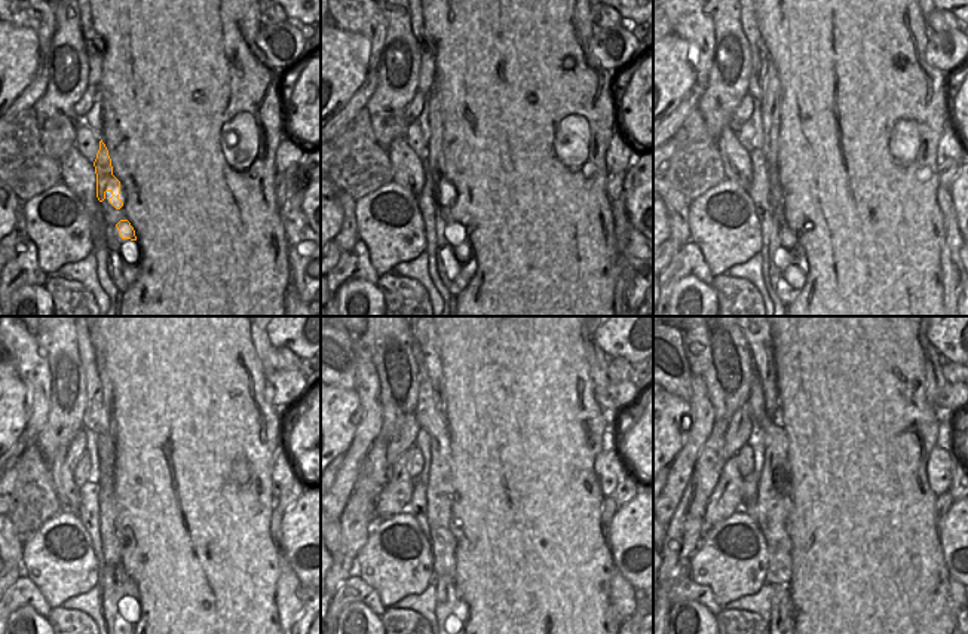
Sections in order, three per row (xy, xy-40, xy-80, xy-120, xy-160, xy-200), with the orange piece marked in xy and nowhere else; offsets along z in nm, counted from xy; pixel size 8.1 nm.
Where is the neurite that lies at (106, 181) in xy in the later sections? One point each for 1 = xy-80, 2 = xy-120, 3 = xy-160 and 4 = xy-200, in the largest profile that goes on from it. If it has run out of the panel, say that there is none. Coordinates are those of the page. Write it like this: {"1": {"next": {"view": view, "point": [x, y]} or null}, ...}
{"1": {"next": {"view": "xy-80", "point": [769, 104]}}, "2": {"next": {"view": "xy-120", "point": [106, 441]}}, "3": {"next": {"view": "xy-160", "point": [429, 346]}}, "4": {"next": {"view": "xy-200", "point": [760, 346]}}}

